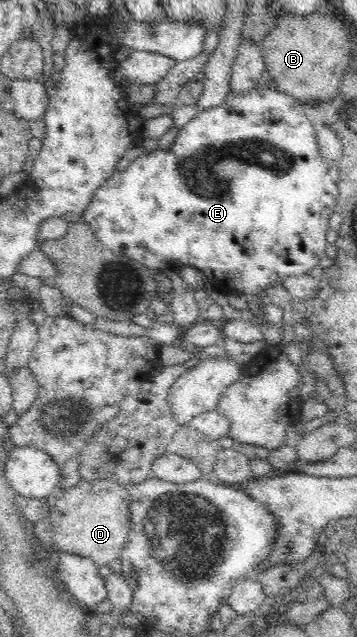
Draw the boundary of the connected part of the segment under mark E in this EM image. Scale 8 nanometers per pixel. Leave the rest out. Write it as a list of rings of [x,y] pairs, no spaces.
[[[255,87],[248,90],[244,95],[228,93],[224,103],[212,109],[199,111],[194,119],[186,123],[178,131],[172,147],[168,151],[156,149],[150,153],[142,152],[134,159],[125,171],[112,174],[95,192],[83,211],[83,222],[85,222],[95,234],[95,237],[106,247],[116,253],[145,265],[153,271],[161,271],[166,265],[181,268],[184,265],[198,268],[205,273],[207,281],[221,291],[224,295],[238,293],[244,296],[249,303],[249,310],[254,314],[253,323],[261,324],[268,322],[264,317],[263,309],[260,307],[259,295],[272,285],[277,285],[285,277],[304,275],[306,271],[313,270],[320,265],[326,252],[326,231],[330,221],[330,215],[334,213],[336,197],[338,197],[338,165],[332,161],[326,161],[320,157],[320,148],[316,140],[316,127],[312,123],[307,111],[308,107],[298,102],[294,97],[274,89],[266,87]]]

